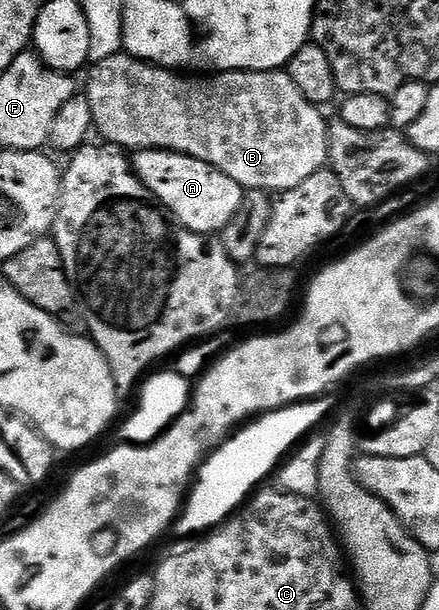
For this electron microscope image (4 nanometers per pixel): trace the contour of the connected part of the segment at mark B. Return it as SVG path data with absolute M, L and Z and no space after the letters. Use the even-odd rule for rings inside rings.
M120 53L105 57L105 61L94 64L90 71L85 94L93 112L95 131L103 138L100 140L128 152L161 149L197 157L197 161L205 161L213 169L225 173L225 177L233 177L233 181L247 191L268 193L297 189L301 181L309 181L313 173L328 166L328 120L323 120L319 112L322 110L316 104L301 97L286 70L176 73Z

